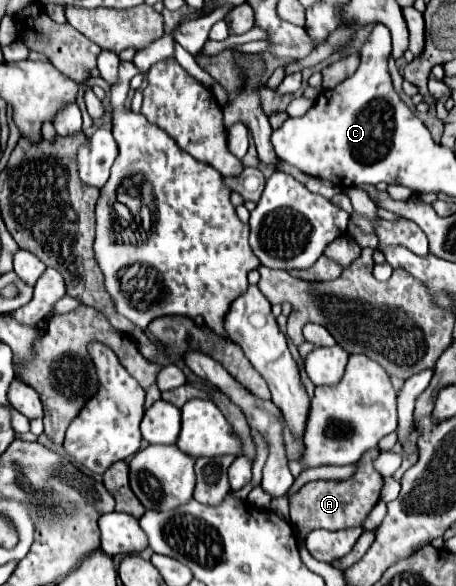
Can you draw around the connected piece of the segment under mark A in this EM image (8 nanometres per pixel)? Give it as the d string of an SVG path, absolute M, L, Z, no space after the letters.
M371 450L371 454L365 454L359 460L357 472L349 480L315 480L301 486L299 492L295 492L289 498L289 510L291 510L291 526L297 532L297 536L305 538L311 530L325 528L325 530L343 530L343 528L355 528L361 526L361 522L367 518L371 508L377 504L379 490L381 490L381 474L373 468L373 458L377 458L379 450Z

